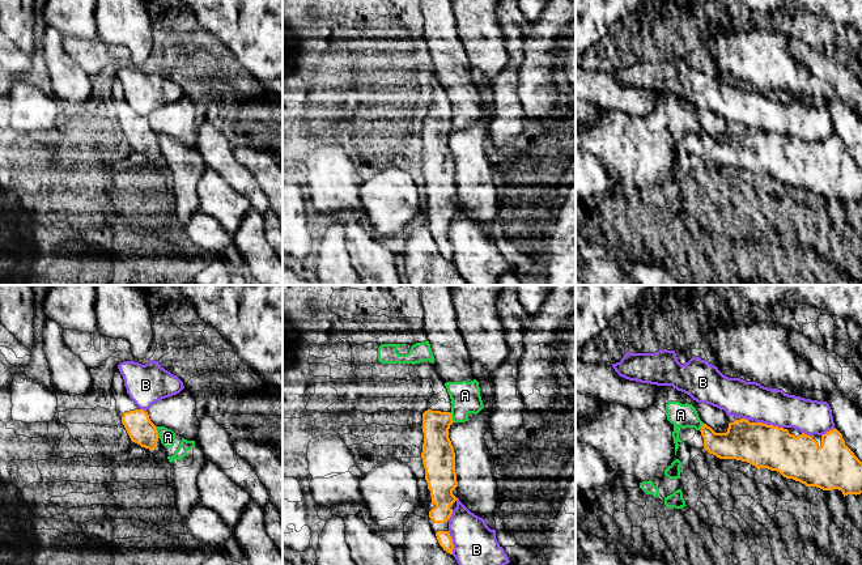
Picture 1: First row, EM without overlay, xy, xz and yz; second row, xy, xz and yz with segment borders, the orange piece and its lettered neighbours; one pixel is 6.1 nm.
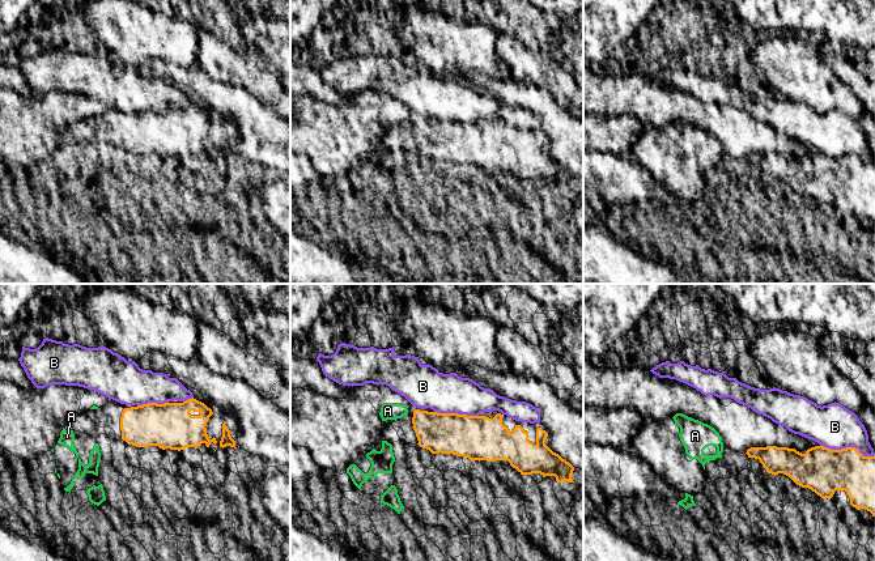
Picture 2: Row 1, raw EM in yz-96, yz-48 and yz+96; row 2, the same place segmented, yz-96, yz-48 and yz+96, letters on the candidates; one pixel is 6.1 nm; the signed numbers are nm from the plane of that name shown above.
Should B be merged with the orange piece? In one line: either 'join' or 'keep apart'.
keep apart

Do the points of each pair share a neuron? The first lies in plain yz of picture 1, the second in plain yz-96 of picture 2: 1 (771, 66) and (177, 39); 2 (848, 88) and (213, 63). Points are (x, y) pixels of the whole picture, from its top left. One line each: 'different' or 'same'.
1: same
2: same

